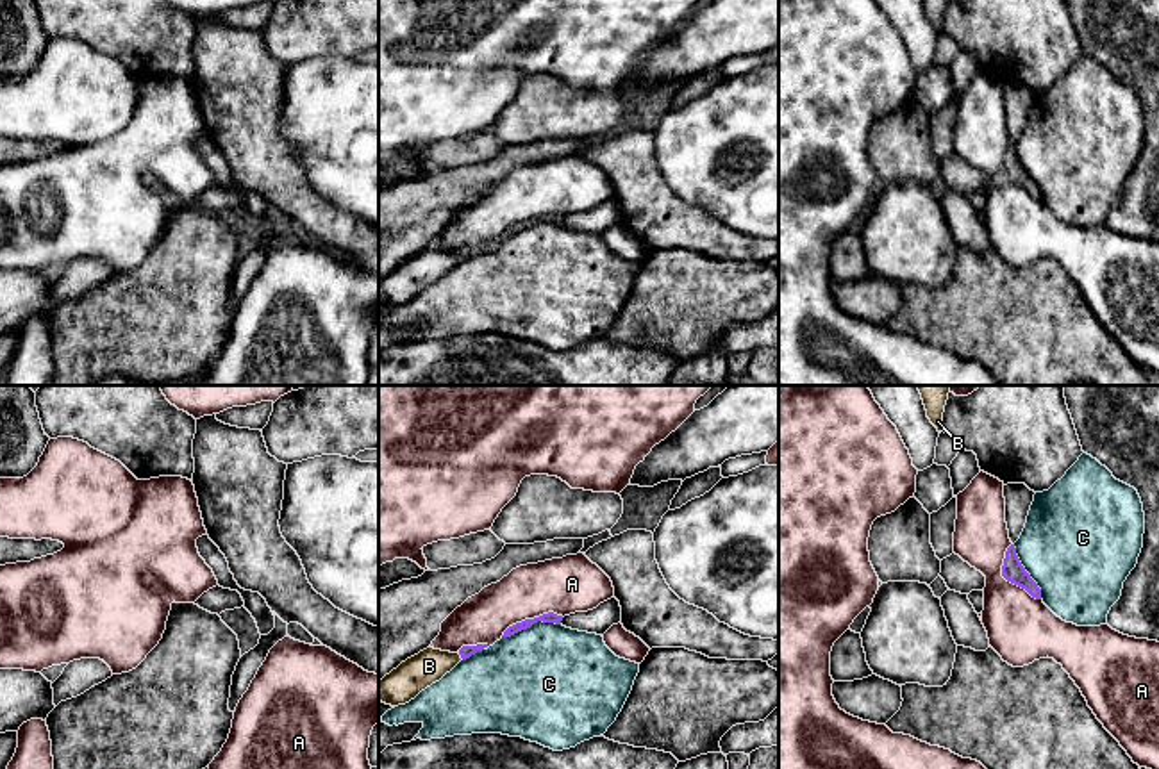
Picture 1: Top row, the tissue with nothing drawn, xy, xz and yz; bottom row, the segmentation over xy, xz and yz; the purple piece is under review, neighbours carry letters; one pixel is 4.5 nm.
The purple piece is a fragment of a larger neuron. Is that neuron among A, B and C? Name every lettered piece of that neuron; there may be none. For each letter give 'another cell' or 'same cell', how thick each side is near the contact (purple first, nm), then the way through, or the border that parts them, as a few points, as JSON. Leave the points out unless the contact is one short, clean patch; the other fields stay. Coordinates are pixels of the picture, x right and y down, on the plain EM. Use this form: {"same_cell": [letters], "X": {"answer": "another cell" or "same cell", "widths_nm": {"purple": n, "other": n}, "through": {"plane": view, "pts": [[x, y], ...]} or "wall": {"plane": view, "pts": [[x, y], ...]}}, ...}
{"same_cell": ["A"], "A": {"answer": "same cell", "widths_nm": {"purple": 100, "other": 300}}, "B": {"answer": "another cell", "widths_nm": {"purple": 60, "other": 160}}, "C": {"answer": "another cell", "widths_nm": {"purple": 50, "other": 480}}}

